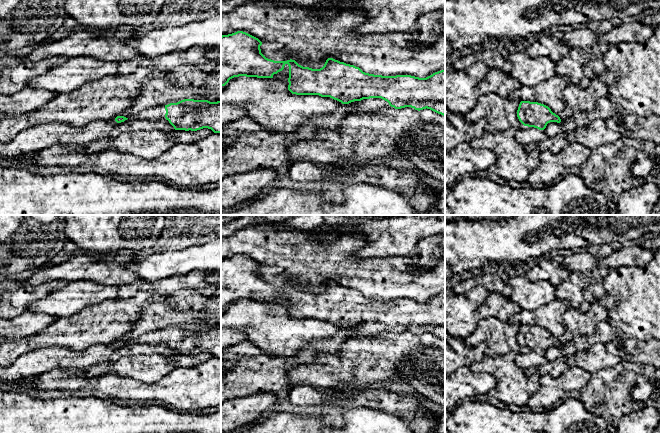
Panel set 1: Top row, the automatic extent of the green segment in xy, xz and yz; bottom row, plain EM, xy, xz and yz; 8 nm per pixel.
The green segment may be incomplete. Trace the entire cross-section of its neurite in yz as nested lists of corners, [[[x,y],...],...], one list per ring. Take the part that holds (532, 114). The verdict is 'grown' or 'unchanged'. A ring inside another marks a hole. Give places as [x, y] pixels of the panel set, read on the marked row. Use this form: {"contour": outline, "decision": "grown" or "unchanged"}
{"contour": [[[530,101],[520,102],[517,117],[524,126],[516,129],[516,140],[523,146],[544,142],[547,139],[544,131],[547,124],[561,122],[560,117],[548,106]]], "decision": "grown"}

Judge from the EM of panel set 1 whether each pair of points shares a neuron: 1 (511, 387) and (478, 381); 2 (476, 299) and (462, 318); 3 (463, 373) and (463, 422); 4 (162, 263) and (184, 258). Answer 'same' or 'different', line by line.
1: different
2: same
3: different
4: same

